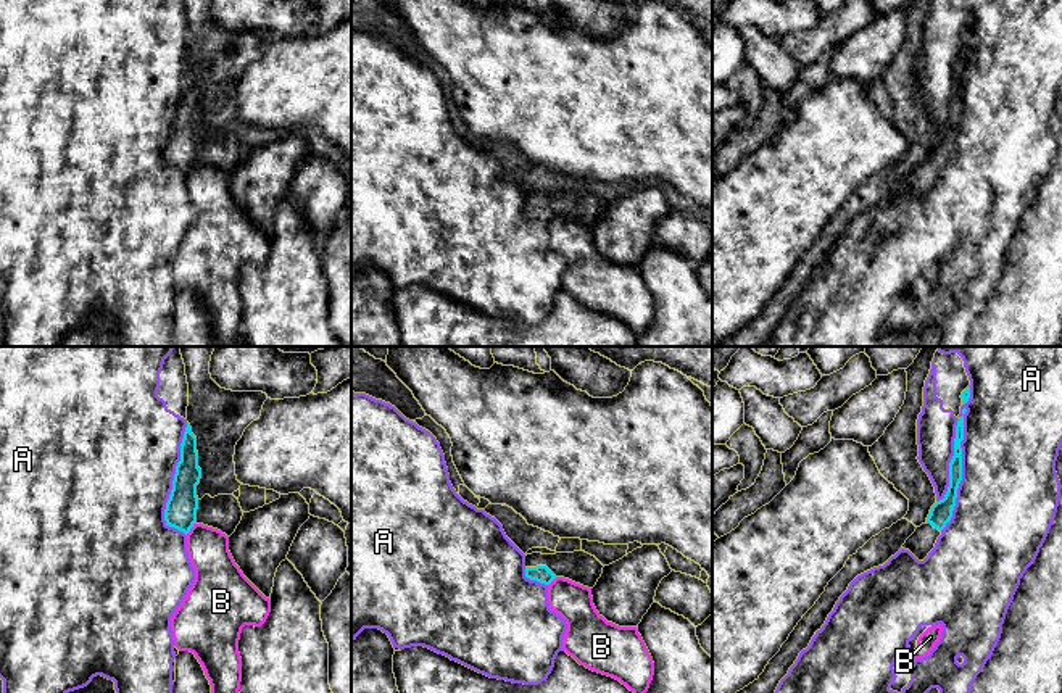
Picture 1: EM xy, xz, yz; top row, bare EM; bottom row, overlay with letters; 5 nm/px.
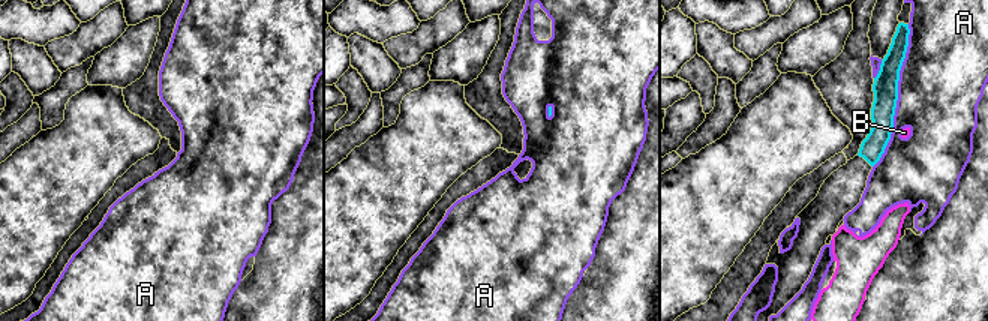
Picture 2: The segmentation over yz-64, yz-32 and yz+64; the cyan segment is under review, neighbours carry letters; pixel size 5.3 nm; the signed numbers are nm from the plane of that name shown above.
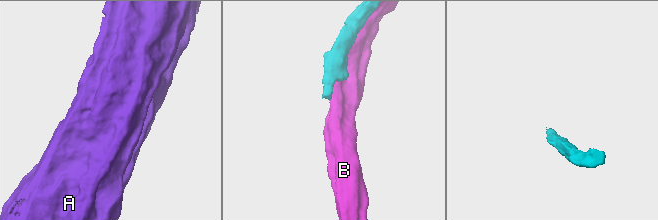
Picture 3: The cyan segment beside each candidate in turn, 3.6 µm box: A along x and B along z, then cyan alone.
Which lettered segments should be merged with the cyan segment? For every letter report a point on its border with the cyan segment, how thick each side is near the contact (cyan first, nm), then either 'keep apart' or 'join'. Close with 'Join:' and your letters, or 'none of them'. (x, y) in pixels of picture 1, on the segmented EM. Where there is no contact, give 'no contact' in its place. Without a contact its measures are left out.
A: meets cyan in yz at (961, 458); 80 nm thick on the cyan side, 480 nm on the other; keep apart
B: meets cyan in xy at (190, 527); 160 nm thick on the cyan side, 200 nm on the other; keep apart
Join: none of them

